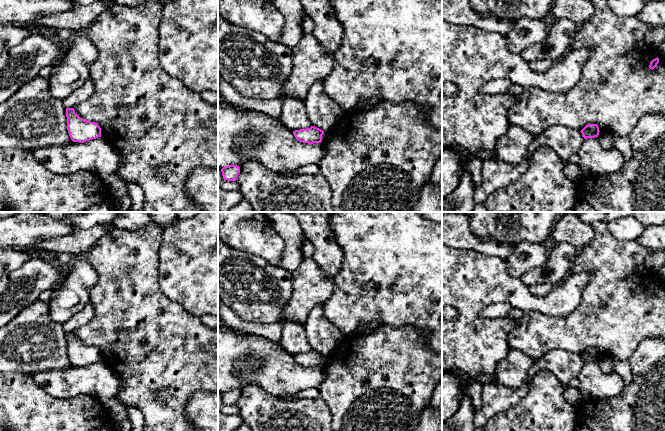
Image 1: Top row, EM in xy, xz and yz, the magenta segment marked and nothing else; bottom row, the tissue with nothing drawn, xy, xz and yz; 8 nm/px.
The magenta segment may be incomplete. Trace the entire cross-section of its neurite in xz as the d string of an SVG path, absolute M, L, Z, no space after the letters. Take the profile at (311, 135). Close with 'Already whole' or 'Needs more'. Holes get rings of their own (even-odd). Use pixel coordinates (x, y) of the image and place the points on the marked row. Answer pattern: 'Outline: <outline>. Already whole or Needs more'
Outline: M311 126L310 128L295 130L293 134L300 142L313 144L321 143L324 131L315 126Z. Already whole

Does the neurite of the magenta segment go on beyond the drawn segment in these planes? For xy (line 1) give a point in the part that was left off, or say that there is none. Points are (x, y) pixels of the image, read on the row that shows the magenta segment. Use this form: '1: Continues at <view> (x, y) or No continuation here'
1: No continuation here

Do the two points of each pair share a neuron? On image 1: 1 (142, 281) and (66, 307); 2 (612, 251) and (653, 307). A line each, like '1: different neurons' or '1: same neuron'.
1: different neurons
2: same neuron

